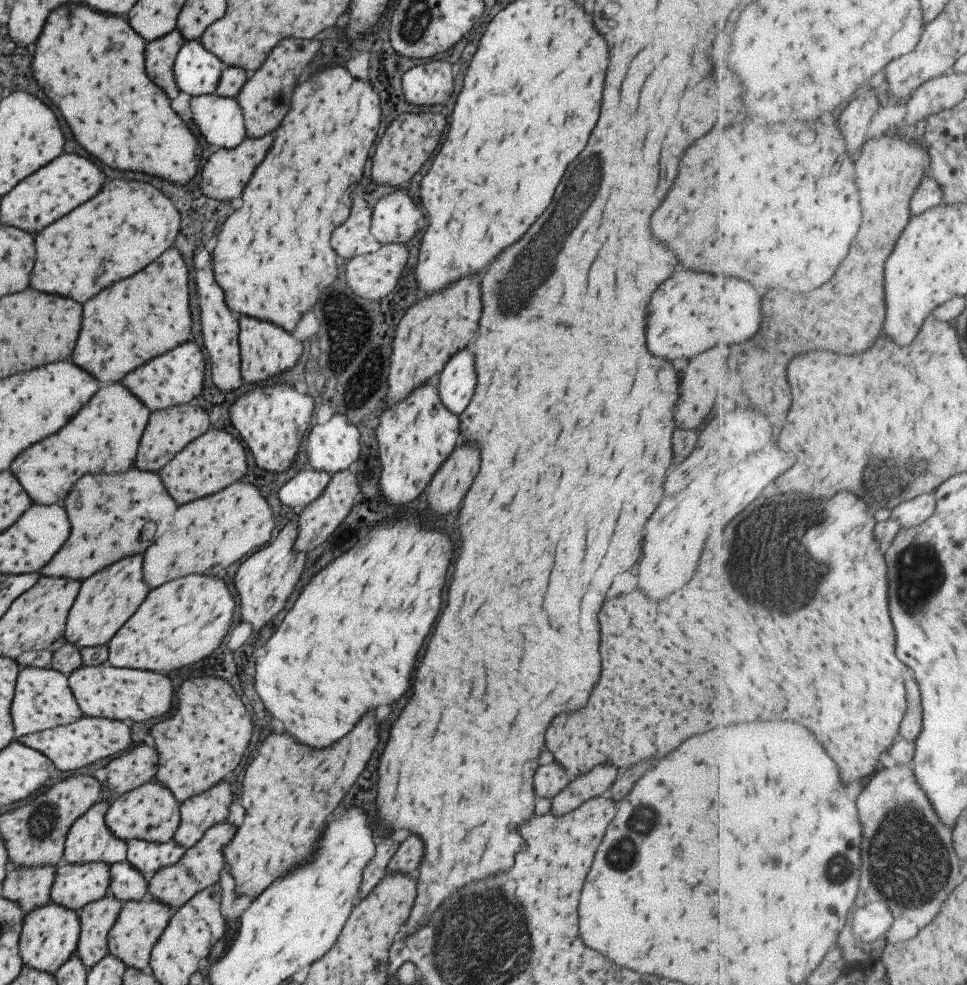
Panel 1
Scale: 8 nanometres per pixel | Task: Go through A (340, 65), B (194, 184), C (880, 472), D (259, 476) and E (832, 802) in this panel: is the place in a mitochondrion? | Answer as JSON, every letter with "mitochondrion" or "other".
{"A":"other","B":"other","C":"mitochondrion","D":"other","E":"mitochondrion"}

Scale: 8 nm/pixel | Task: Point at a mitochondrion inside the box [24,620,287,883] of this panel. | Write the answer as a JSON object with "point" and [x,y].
{"point":[41,820]}

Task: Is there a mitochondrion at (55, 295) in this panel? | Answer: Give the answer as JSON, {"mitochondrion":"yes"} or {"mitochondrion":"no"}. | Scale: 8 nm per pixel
{"mitochondrion":"no"}

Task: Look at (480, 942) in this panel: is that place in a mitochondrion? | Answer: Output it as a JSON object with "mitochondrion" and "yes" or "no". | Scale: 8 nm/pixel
{"mitochondrion":"yes"}

